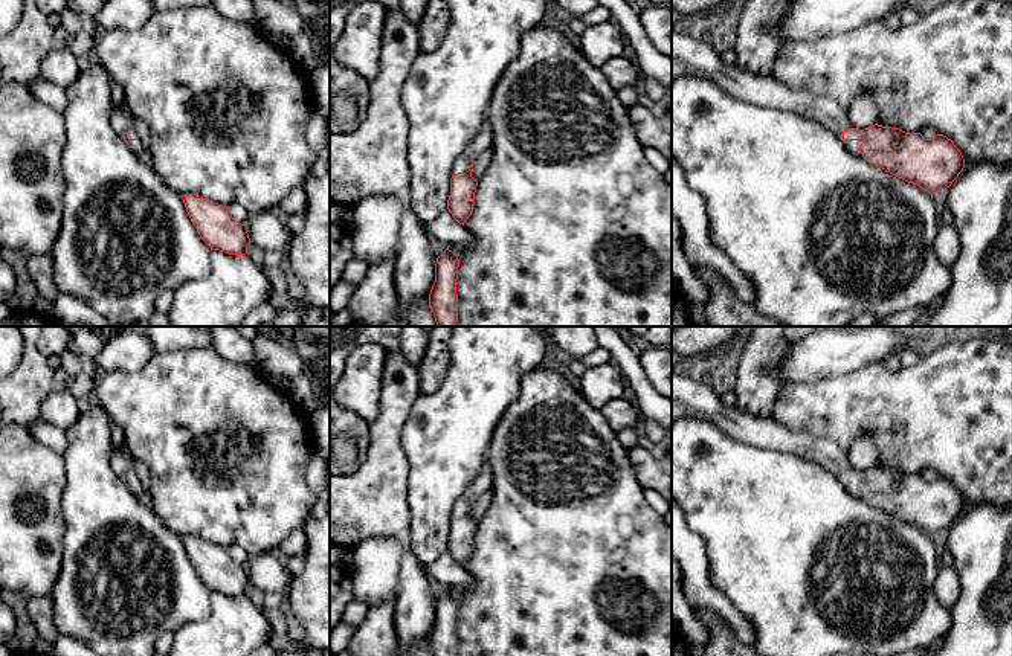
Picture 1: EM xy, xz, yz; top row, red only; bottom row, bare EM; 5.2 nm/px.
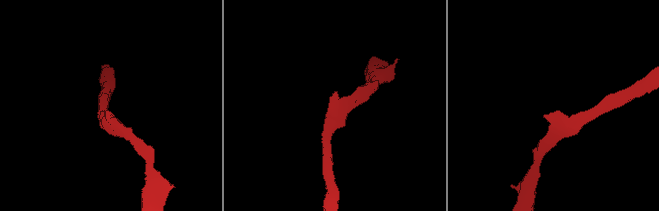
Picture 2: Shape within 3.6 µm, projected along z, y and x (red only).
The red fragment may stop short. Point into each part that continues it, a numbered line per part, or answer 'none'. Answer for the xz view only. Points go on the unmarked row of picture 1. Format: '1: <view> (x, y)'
1: xz (483, 482)

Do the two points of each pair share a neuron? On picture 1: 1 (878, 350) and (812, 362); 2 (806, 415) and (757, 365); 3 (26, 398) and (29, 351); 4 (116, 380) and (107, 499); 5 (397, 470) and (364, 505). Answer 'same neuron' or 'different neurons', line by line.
1: same neuron
2: different neurons
3: same neuron
4: different neurons
5: same neuron

